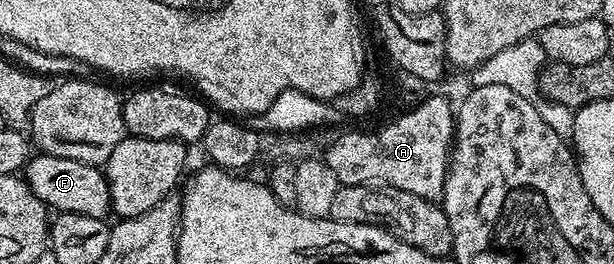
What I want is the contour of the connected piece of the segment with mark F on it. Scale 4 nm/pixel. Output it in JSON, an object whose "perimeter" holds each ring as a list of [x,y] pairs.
{"perimeter":[[[37,152],[26,164],[23,177],[31,192],[35,192],[35,196],[39,196],[39,200],[43,200],[50,211],[86,214],[103,219],[110,217],[109,185],[105,179],[104,169],[79,160],[67,160],[63,156]]]}

